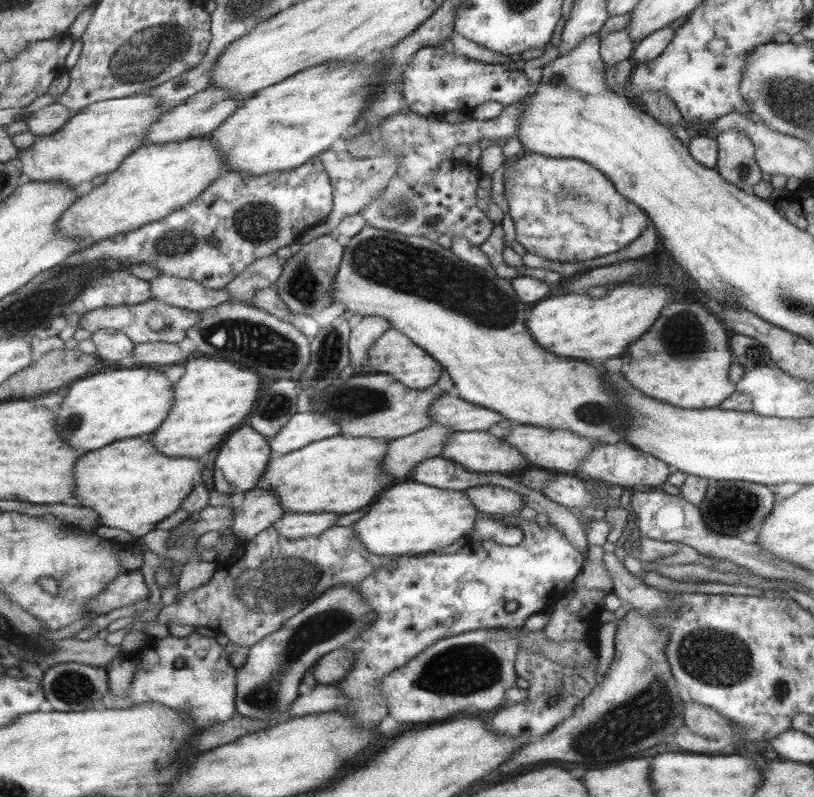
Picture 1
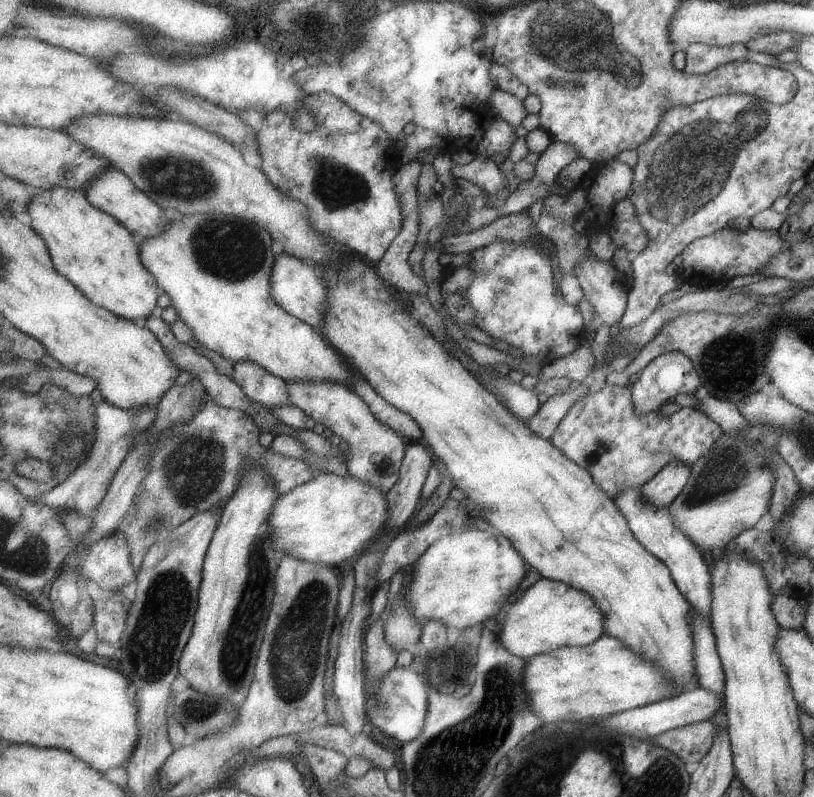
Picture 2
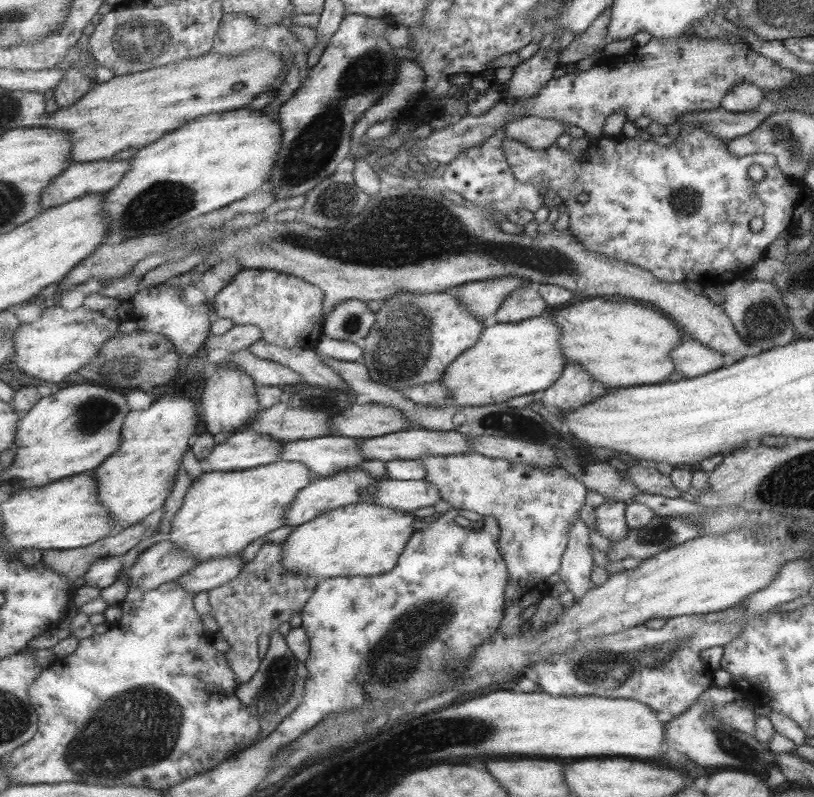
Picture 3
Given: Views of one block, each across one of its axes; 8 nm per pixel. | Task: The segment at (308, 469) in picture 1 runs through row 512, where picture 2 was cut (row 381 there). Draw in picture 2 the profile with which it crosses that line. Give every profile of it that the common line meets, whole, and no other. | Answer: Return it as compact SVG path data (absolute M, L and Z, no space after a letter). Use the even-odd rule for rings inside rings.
M207 212L207 214L197 215L173 215L173 222L169 224L169 228L155 237L147 237L140 239L140 254L143 265L155 276L160 285L160 290L165 292L172 300L172 305L178 311L180 320L191 328L194 340L207 349L218 353L218 355L229 360L232 364L238 361L249 360L257 362L272 374L283 378L287 381L325 381L332 379L335 382L341 382L352 388L348 376L352 370L347 364L347 360L329 343L329 340L322 334L320 328L311 327L309 324L302 322L301 319L294 316L292 313L284 310L272 296L271 276L275 265L276 255L273 254L272 235L261 228L259 224L255 224L253 220L245 220L239 216L227 216L223 213Z

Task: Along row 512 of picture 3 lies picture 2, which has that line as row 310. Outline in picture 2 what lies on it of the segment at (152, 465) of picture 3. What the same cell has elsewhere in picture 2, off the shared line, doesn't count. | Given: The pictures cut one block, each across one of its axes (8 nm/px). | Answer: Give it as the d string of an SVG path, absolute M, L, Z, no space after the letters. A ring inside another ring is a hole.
M69 188L45 190L31 200L28 214L32 218L31 227L44 236L56 270L65 278L71 278L71 282L75 282L75 286L94 304L139 324L160 313L157 308L160 285L143 265L140 238L117 218L93 206L86 191Z

